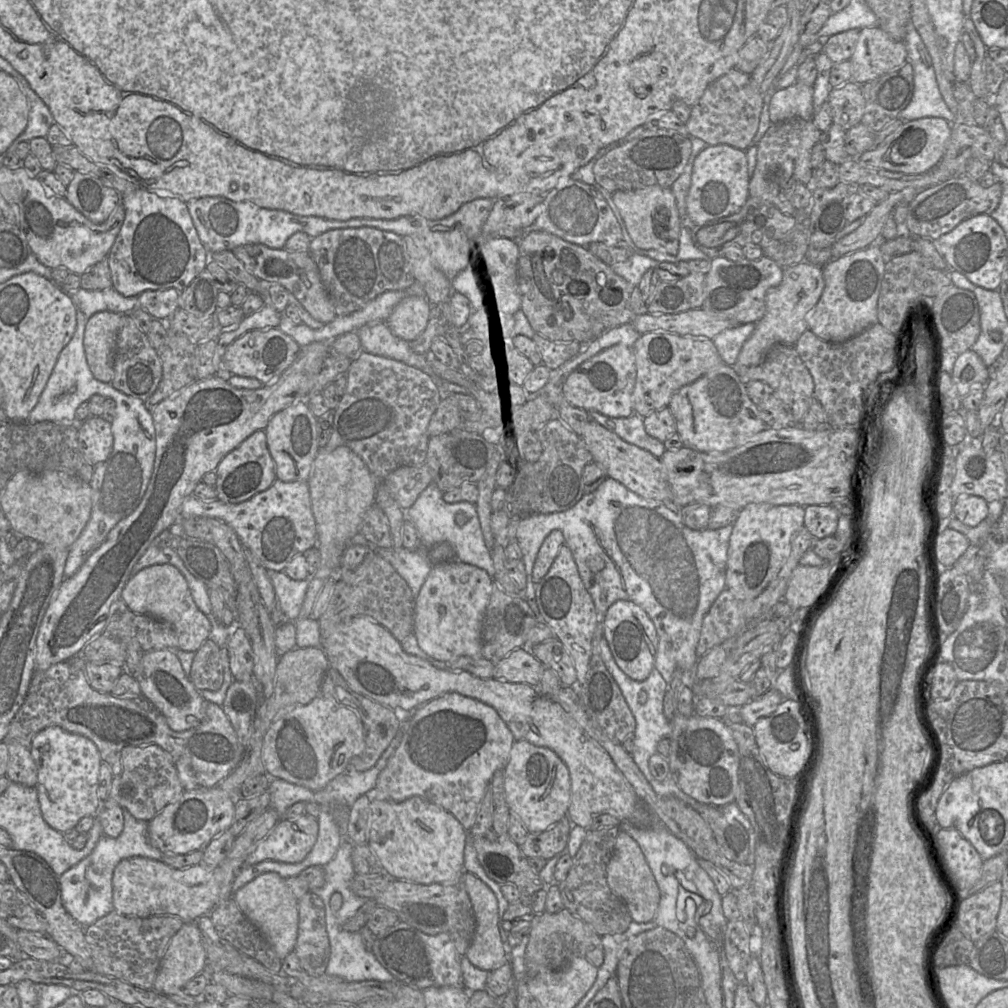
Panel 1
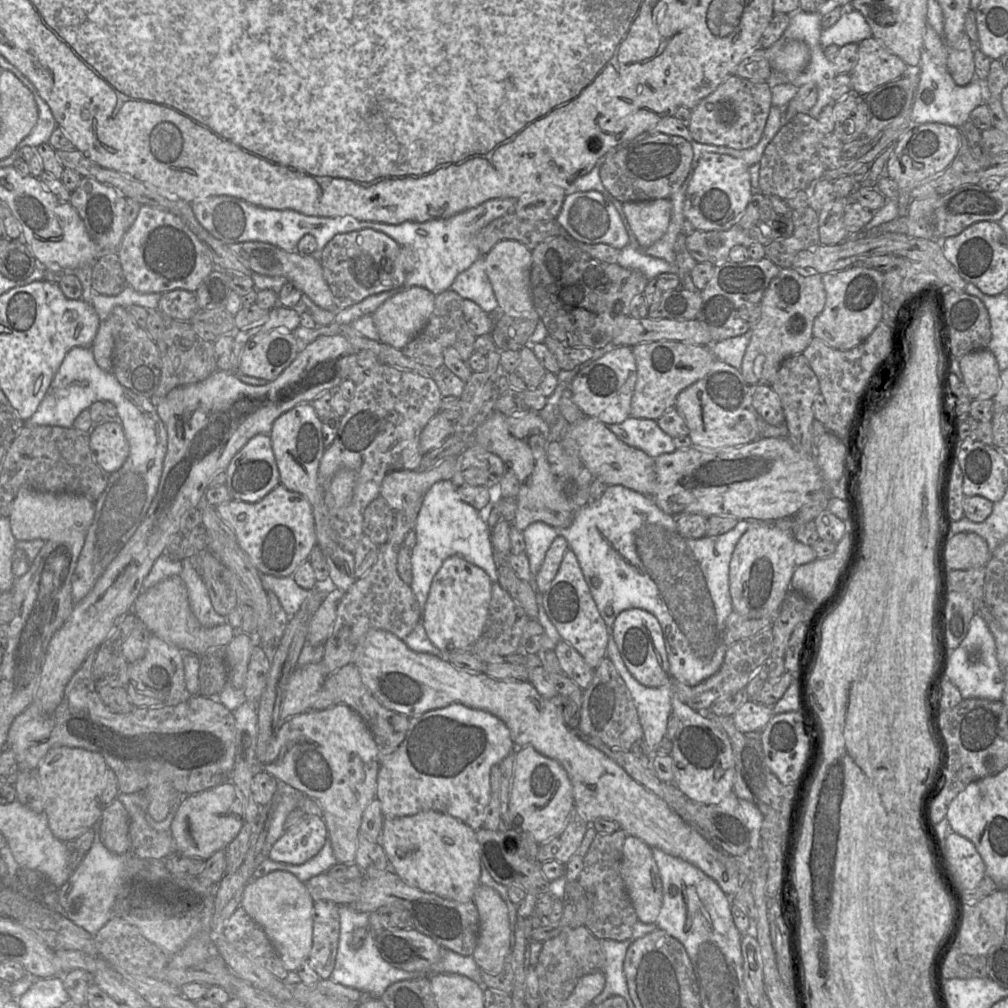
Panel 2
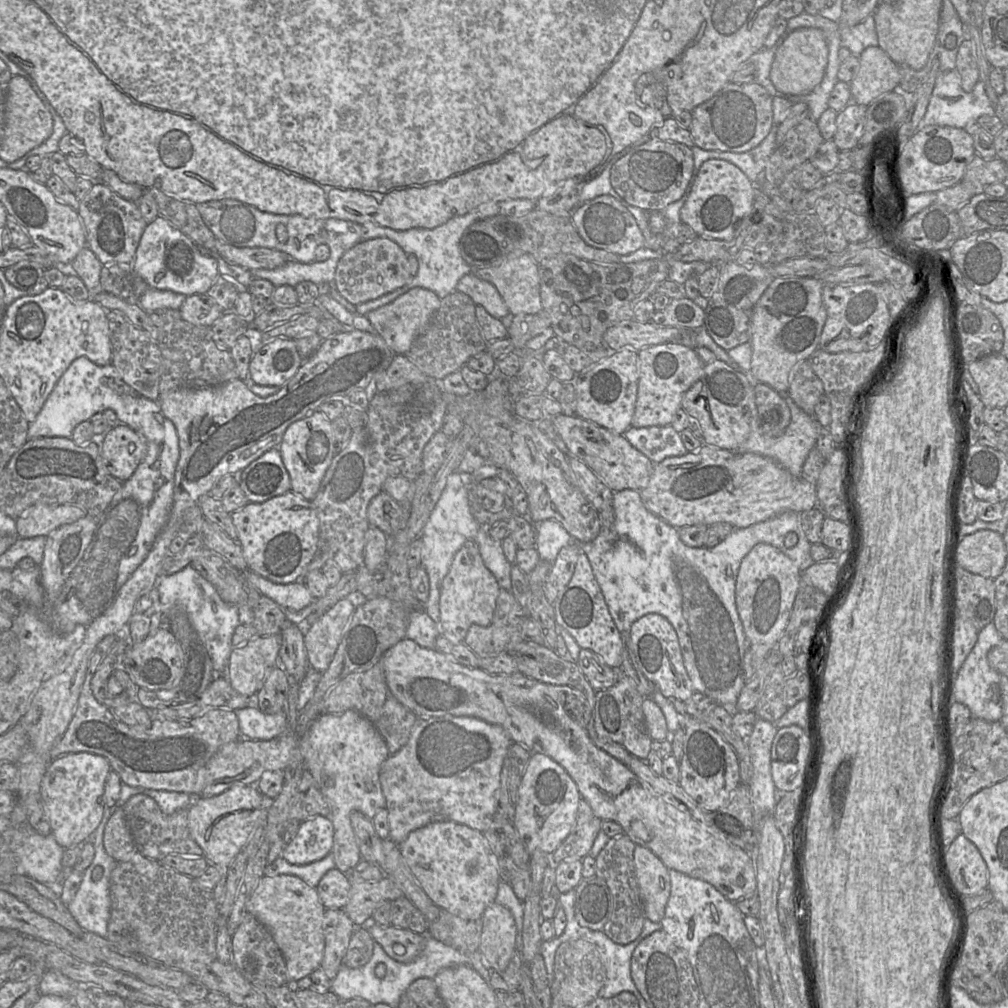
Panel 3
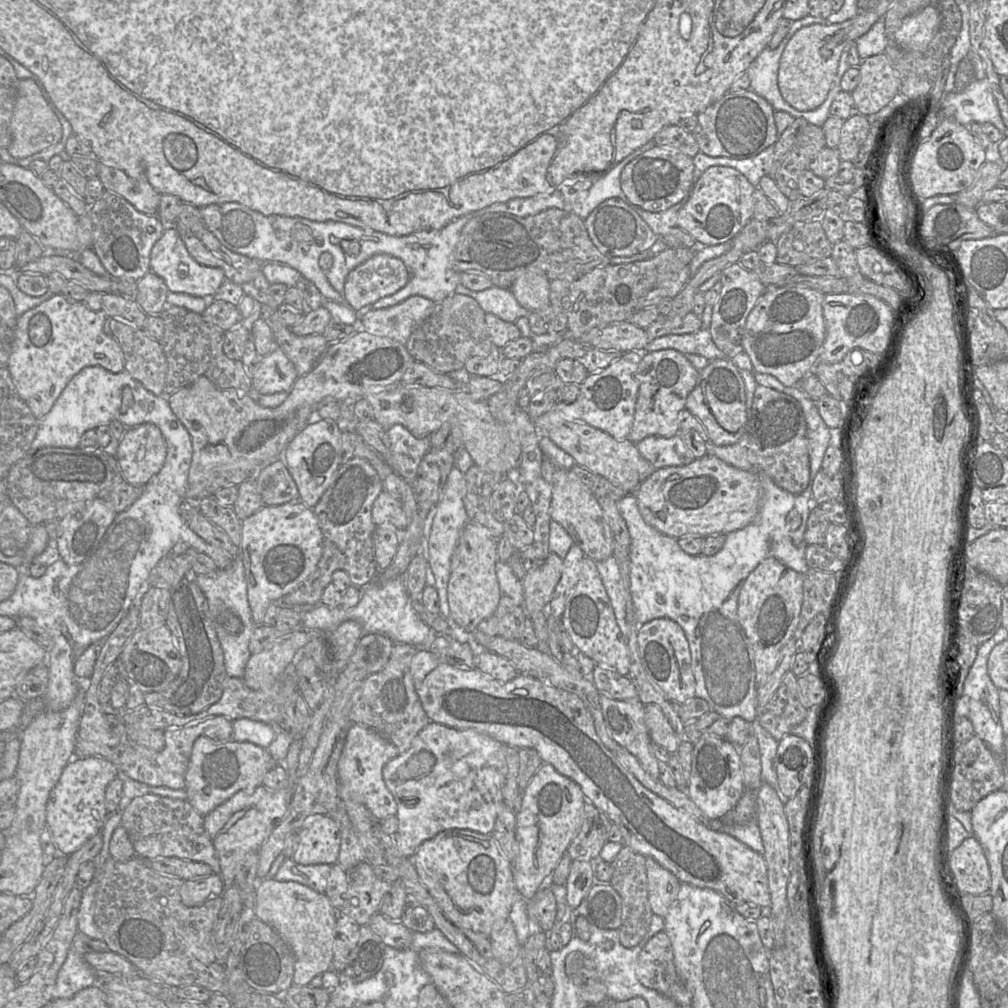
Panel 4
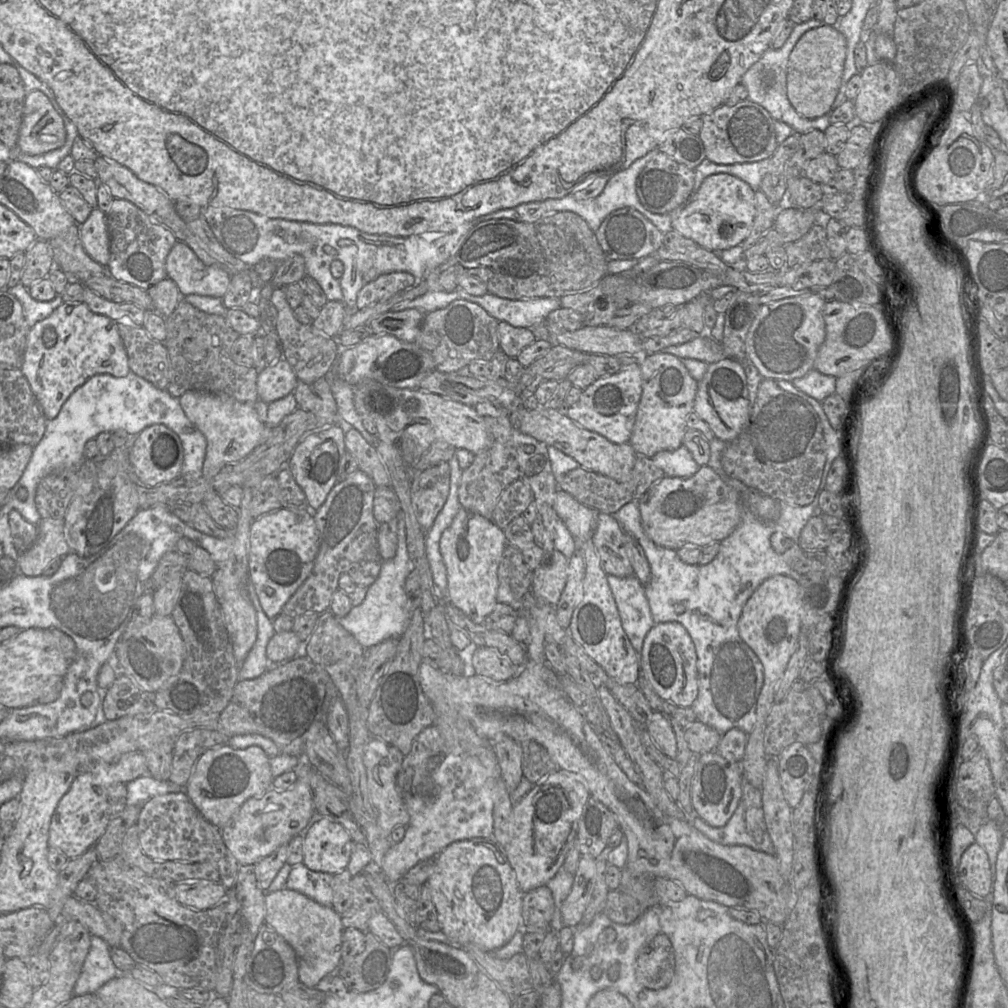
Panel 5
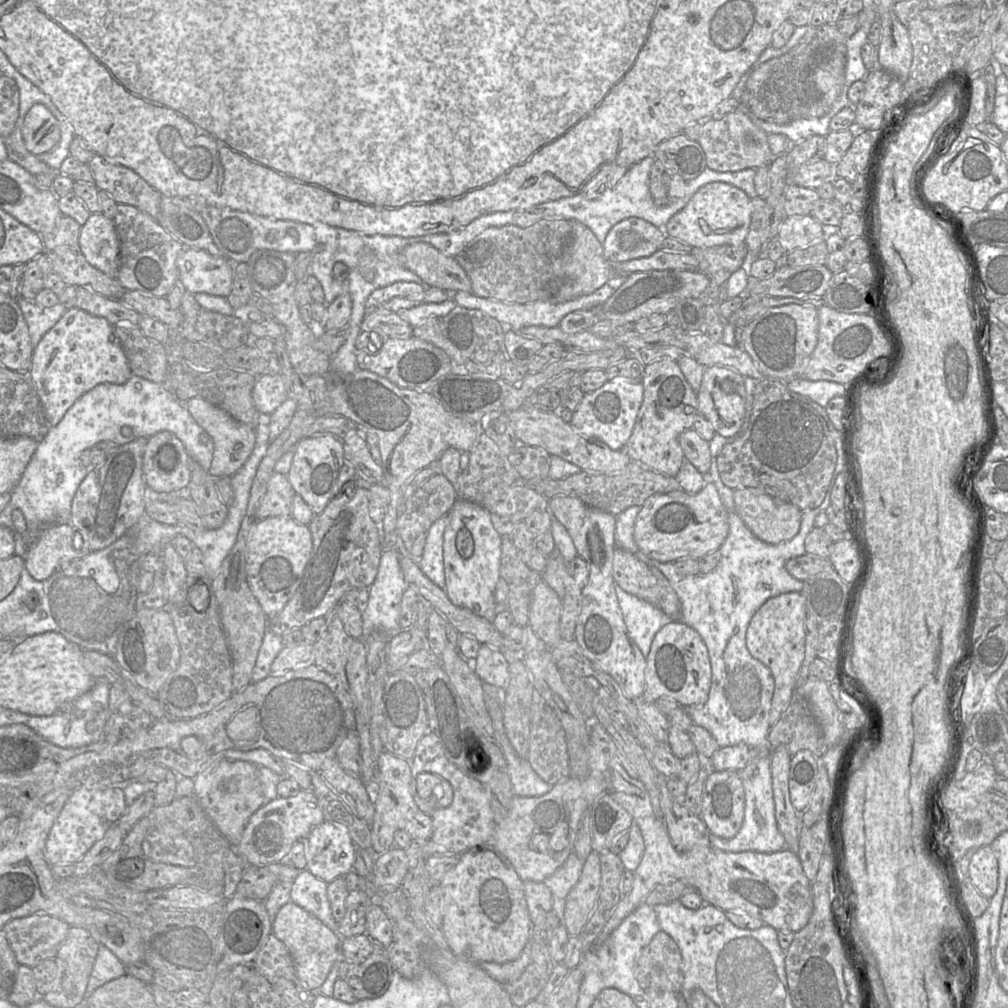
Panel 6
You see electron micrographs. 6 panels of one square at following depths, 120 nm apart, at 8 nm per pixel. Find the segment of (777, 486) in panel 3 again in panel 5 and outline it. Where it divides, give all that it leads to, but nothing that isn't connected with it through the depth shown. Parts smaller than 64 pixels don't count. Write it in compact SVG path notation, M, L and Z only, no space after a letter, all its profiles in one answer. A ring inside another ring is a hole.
M708 465L701 466L689 478L664 476L638 500L638 505L642 527L646 535L657 546L675 551L686 544L704 547L711 543L721 542L734 531L741 521L740 494L724 483Z

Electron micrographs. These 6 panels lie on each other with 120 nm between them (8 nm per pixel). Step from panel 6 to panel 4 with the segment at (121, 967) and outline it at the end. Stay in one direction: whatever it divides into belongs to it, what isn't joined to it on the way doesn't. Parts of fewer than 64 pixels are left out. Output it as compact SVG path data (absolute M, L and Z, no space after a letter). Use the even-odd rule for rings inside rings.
M83 932L75 935L67 958L60 968L53 998L71 998L84 988L98 983L98 972L85 960L85 954L91 950L90 938Z

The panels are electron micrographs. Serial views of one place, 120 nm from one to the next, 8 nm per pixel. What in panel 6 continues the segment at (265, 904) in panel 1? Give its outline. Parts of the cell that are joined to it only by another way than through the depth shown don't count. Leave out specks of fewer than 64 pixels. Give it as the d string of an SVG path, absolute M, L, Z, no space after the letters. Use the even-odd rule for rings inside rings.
M292 901L280 908L272 921L272 933L284 943L295 966L297 978L312 992L326 980L334 963L341 958L342 937L335 934L314 915Z

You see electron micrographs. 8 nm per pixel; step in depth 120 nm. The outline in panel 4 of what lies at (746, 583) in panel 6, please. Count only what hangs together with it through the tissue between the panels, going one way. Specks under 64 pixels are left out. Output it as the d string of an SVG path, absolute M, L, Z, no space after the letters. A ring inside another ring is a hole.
M757 472L757 477L759 478L760 483L760 490L761 490L761 497L759 501L759 511L755 519L746 527L733 531L726 535L725 543L722 549L713 556L705 556L705 555L689 555L685 553L678 544L678 539L673 537L664 535L657 531L655 528L650 526L645 522L640 511L638 509L637 498L633 493L628 493L619 501L617 501L618 510L620 511L623 519L626 522L628 532L630 534L631 543L630 543L630 550L629 550L629 590L632 596L634 610L636 619L635 622L637 623L637 628L642 626L643 624L657 618L669 618L675 622L677 622L681 628L683 629L686 638L689 643L689 648L691 652L691 659L692 659L692 669L693 674L695 677L695 696L706 700L710 706L710 711L717 712L724 718L731 720L734 717L741 717L746 721L752 723L757 718L757 702L756 702L756 693L757 693L757 682L756 682L756 667L755 667L755 659L754 653L752 649L752 645L749 642L749 639L746 636L744 629L742 628L738 616L737 616L737 605L738 605L738 597L739 593L745 583L746 578L748 575L759 565L761 561L768 557L775 557L780 562L782 562L785 566L795 570L800 574L804 574L809 570L805 559L805 549L807 547L807 543L804 538L804 533L806 531L807 520L809 513L813 507L816 507L816 503L814 503L812 497L812 491L810 485L808 488L799 495L793 495L774 484L774 482L763 472ZM814 503L814 504L813 504ZM790 510L796 510L797 514L801 517L801 525L795 531L791 531L788 528L788 524L786 524L786 516ZM770 540L776 541L773 546L770 546Z

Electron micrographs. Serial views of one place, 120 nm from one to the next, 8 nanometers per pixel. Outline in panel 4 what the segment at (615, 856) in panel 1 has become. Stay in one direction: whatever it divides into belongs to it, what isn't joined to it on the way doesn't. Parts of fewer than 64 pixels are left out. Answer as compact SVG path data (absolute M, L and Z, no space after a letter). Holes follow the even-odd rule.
M646 858L645 867L651 910L653 914L665 917L678 896L682 882L652 858Z

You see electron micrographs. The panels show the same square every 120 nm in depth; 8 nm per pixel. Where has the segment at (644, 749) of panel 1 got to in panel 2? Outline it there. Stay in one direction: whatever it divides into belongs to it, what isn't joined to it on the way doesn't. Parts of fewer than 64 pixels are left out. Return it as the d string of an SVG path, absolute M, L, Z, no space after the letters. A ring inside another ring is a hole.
M610 633L607 657L613 662L631 692L643 729L643 740L648 752L655 755L657 744L667 733L668 717L672 712L672 684L652 688L639 683L627 669L613 634Z

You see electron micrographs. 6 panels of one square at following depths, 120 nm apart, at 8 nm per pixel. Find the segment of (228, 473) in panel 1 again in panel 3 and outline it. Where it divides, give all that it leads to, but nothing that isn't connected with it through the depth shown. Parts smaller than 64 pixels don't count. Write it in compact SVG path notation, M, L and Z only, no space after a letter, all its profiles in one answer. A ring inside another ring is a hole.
M278 448L266 451L238 473L237 482L252 503L262 503L291 491L290 476Z

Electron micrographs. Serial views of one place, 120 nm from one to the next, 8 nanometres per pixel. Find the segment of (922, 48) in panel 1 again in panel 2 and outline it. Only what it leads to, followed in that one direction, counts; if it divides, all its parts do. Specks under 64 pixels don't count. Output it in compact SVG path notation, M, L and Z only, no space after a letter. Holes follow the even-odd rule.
M923 48L917 68L912 69L912 74L917 74L918 82L911 107L911 121L918 124L941 123L960 128L970 119L970 113L977 106L985 103L978 79L966 86L958 86L953 80L947 67L934 63L930 53Z

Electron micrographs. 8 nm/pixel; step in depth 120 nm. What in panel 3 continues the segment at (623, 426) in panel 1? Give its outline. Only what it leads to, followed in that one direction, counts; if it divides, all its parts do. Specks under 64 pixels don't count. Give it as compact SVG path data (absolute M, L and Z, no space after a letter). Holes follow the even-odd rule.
M670 425L642 428L631 426L623 436L654 464L668 457L683 456L688 452L679 433Z

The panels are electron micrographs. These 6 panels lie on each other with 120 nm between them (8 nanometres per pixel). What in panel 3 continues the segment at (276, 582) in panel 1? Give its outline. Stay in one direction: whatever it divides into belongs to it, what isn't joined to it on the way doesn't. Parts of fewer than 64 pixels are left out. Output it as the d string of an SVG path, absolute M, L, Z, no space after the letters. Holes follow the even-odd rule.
M250 570L241 571L241 573L255 589L274 601L282 609L299 611L314 602L311 592L303 582L280 584Z

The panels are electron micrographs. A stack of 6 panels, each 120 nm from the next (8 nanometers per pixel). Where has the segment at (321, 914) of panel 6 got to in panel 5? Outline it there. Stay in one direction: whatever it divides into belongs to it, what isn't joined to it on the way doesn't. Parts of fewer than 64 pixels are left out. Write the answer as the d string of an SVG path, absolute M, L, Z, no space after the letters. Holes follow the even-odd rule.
M303 863L292 866L286 882L286 888L297 891L318 904L331 907L331 880L333 875L316 872L307 868Z

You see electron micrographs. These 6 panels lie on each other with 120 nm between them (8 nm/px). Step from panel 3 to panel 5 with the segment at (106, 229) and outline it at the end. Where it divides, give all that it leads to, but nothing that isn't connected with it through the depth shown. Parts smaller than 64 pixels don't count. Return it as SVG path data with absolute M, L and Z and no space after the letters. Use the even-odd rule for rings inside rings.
M113 198L109 209L104 213L110 251L106 272L118 281L132 284L145 291L167 278L166 258L177 242L173 233L150 219L147 214L128 200Z

